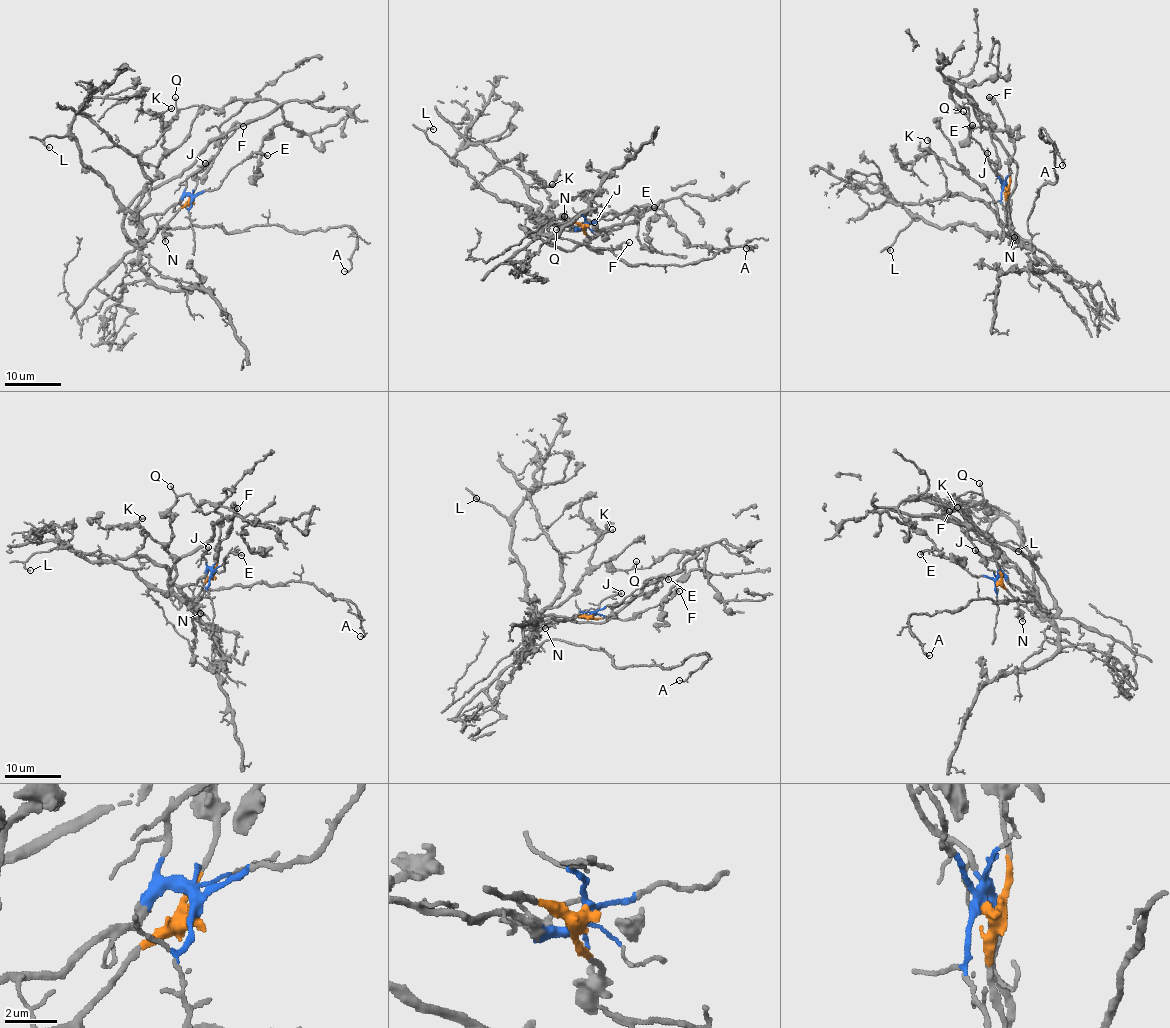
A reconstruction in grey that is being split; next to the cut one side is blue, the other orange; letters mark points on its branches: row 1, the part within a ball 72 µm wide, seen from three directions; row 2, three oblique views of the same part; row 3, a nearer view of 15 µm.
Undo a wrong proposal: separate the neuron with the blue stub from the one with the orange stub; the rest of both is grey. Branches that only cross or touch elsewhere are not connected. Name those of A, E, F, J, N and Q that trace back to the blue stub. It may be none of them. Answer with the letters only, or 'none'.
A, E, J, Q

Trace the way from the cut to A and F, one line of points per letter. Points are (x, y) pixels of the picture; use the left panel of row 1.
A: (191, 199), (146, 216), (143, 240), (198, 226), (351, 226), (356, 249), (344, 271)
F: (191, 199), (196, 172), (219, 150), (236, 123), (243, 125)

